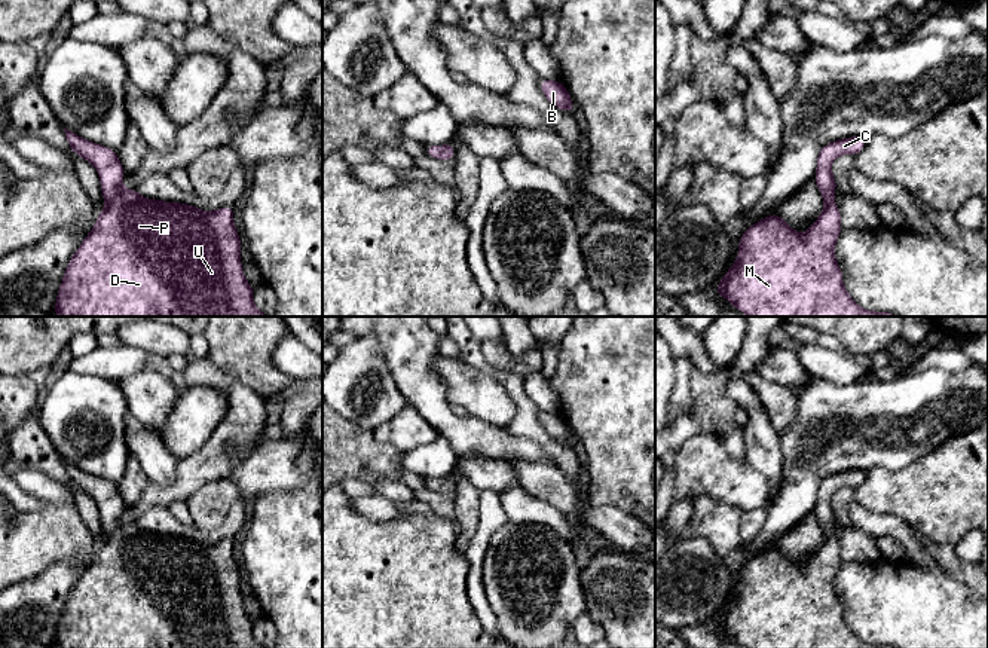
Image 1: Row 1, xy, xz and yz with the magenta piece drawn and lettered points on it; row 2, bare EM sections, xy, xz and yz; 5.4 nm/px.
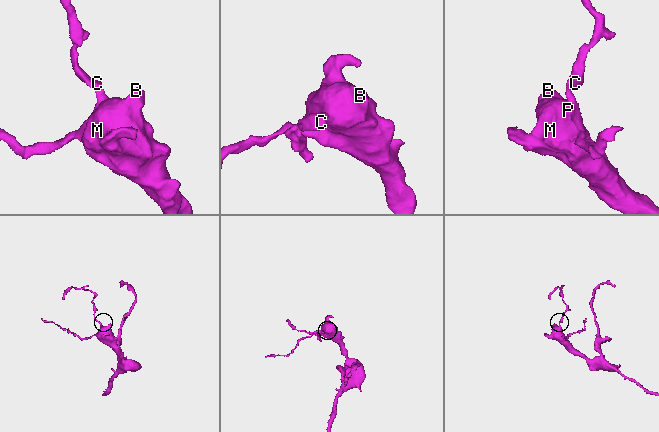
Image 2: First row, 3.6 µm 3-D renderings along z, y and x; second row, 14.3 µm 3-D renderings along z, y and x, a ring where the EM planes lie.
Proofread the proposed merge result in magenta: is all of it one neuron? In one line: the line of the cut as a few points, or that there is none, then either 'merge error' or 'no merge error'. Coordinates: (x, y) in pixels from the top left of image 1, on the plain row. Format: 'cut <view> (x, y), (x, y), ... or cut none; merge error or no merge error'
cut none; no merge error

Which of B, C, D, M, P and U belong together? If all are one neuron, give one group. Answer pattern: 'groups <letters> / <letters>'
groups B C D M P U

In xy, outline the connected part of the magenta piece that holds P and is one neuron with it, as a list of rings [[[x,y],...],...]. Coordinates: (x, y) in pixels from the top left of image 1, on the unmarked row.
[[[65,462],[71,485],[98,504],[104,542],[94,562],[71,589],[58,623],[53,645],[58,648],[264,648],[253,635],[254,621],[241,597],[241,572],[233,557],[233,540],[201,544],[181,535],[143,531],[137,522],[123,522],[125,502],[116,483],[95,477]]]

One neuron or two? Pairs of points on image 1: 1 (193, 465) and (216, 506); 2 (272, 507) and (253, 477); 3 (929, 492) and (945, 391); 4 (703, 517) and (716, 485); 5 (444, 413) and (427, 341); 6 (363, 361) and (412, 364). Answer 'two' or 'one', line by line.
1: two
2: two
3: two
4: two
5: one
6: two

